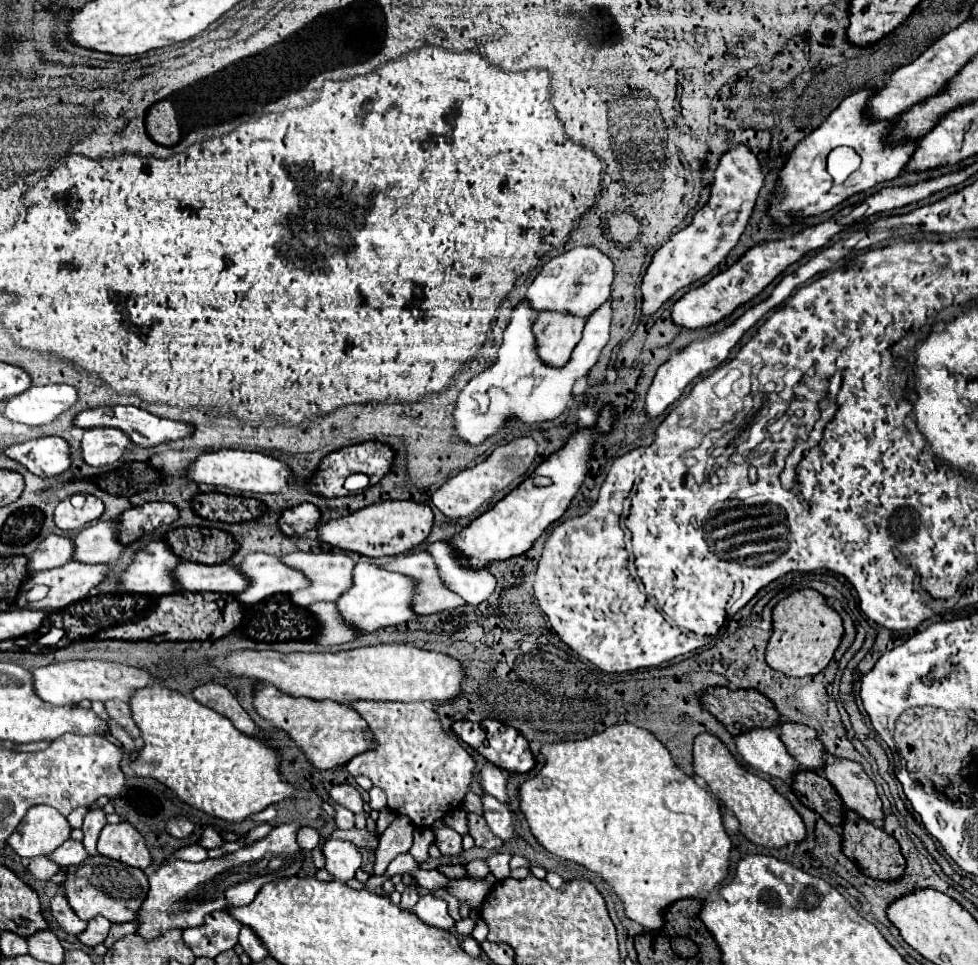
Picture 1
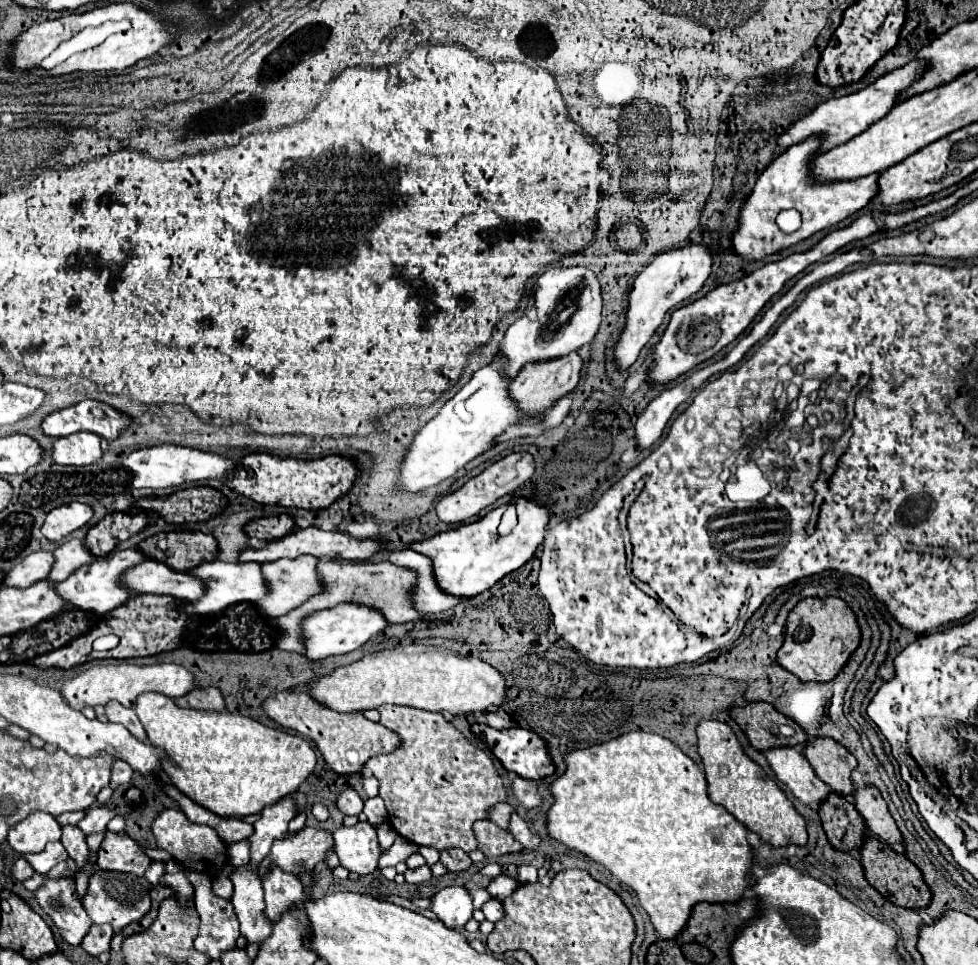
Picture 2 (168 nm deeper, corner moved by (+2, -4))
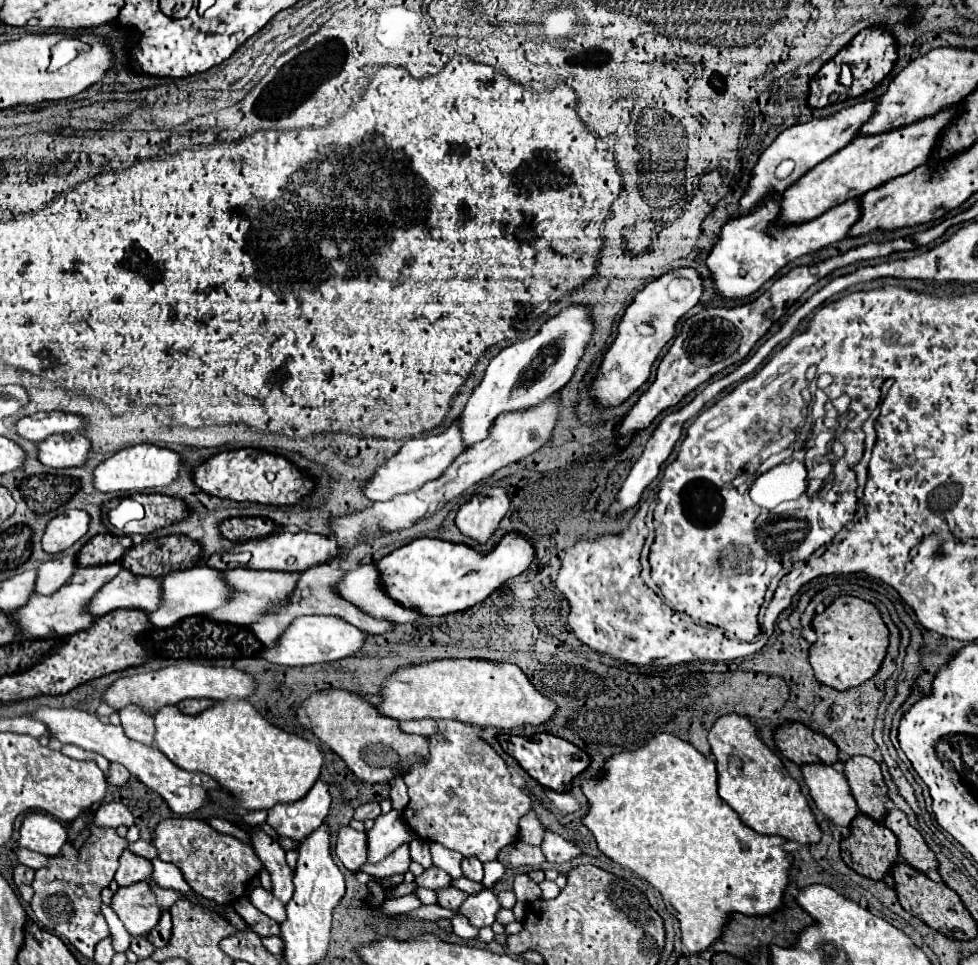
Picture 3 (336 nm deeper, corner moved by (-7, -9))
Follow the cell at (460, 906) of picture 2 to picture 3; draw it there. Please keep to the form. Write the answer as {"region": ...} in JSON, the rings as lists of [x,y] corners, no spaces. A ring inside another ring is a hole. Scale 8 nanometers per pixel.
{"region":[[[484,890],[480,894],[468,896],[468,900],[460,906],[460,912],[476,928],[490,926],[496,920],[498,910],[500,910],[500,900],[498,900],[498,896],[492,890]]]}

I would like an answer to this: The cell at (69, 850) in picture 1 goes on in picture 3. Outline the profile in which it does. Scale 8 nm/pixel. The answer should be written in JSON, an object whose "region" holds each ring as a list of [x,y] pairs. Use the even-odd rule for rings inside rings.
{"region":[[[18,848],[16,856],[18,856],[20,864],[34,868],[34,870],[38,870],[40,866],[44,866],[44,862],[48,862],[48,858],[44,854],[38,854],[38,852],[32,852],[32,850],[26,850],[26,848]]]}

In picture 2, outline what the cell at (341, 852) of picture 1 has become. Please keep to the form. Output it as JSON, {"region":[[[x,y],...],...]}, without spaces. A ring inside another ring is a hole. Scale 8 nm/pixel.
{"region":[[[357,823],[355,827],[337,829],[333,833],[333,851],[345,869],[359,875],[373,873],[381,855],[375,827],[369,823]]]}

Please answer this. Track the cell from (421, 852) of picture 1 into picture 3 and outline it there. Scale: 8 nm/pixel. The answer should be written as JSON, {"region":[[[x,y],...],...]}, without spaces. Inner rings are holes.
{"region":[[[436,866],[424,870],[424,874],[416,878],[416,882],[418,882],[422,888],[430,888],[430,890],[446,888],[446,886],[450,886],[450,880],[452,880],[452,878],[450,878],[444,870],[440,870],[440,868],[436,868]]]}

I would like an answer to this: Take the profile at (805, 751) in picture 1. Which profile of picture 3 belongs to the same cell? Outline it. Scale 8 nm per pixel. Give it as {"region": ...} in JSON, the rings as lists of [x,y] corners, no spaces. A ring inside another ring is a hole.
{"region":[[[854,756],[844,762],[844,774],[852,786],[852,796],[856,798],[860,812],[882,824],[888,812],[886,802],[890,798],[880,764],[866,756]]]}

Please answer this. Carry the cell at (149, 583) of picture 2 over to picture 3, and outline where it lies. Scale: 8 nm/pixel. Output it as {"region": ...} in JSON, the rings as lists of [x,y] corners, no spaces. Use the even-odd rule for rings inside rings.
{"region":[[[122,570],[114,580],[104,584],[100,592],[88,602],[86,612],[94,618],[108,614],[116,608],[126,610],[156,610],[160,604],[160,578],[142,578]]]}

